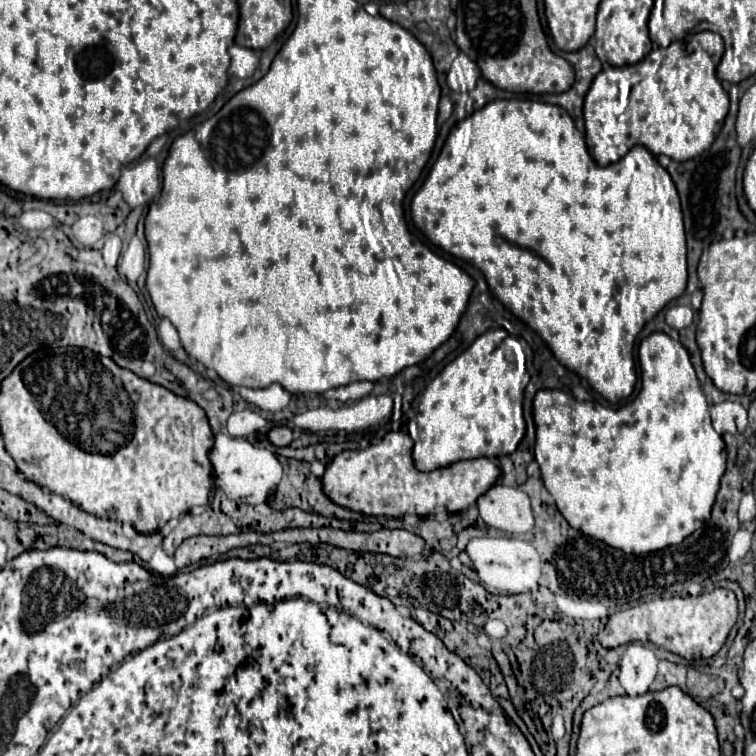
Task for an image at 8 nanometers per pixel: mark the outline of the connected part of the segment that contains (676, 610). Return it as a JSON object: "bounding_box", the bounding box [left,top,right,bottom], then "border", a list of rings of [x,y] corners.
{"bounding_box":[597,583,737,659],"border":[[[689,583],[679,595],[657,597],[617,611],[609,617],[605,629],[597,635],[603,647],[619,647],[627,641],[651,641],[657,647],[669,649],[683,659],[713,657],[725,643],[729,631],[737,623],[737,599],[729,589],[700,593],[700,583]]]}

